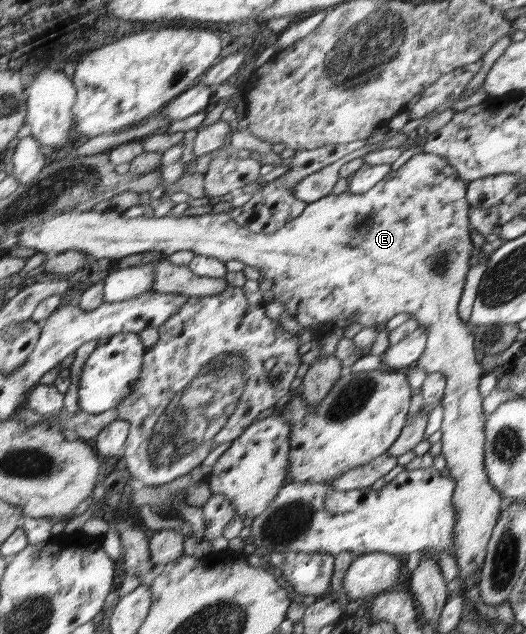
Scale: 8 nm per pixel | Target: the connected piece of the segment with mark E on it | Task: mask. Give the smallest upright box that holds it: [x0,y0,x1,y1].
[17,153,503,580]

